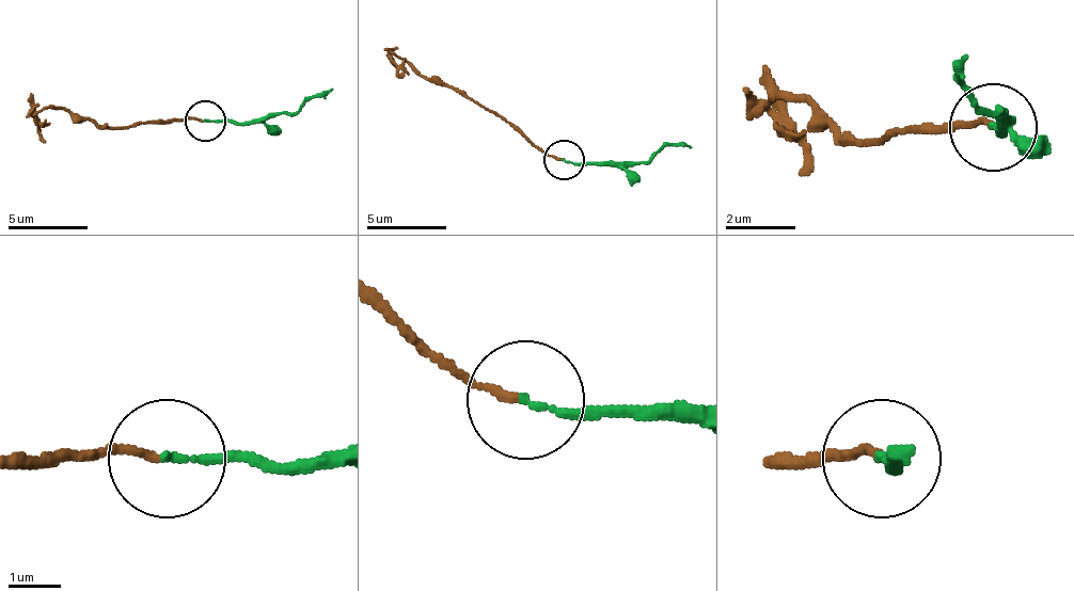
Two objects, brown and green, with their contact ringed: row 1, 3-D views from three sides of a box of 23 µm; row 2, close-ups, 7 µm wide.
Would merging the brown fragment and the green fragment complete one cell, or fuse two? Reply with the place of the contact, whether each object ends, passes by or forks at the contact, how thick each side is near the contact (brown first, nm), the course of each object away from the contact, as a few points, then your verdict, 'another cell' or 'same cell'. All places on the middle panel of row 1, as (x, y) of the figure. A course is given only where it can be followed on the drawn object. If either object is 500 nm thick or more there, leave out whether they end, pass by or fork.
(564, 160) | brown ends | green ends | 130/130 nm | brown via (561, 161), (501, 116), (421, 77), (400, 61), (393, 61), (405, 77) | green via (565, 161), (616, 164), (657, 157), (668, 145), (692, 148) | another cell

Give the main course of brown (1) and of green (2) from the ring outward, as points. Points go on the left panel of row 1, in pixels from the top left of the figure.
1: (202, 120), (142, 120), (106, 128), (62, 108), (42, 108), (34, 120), (46, 144)
2: (206, 120), (257, 124), (298, 112), (310, 100), (333, 88)

